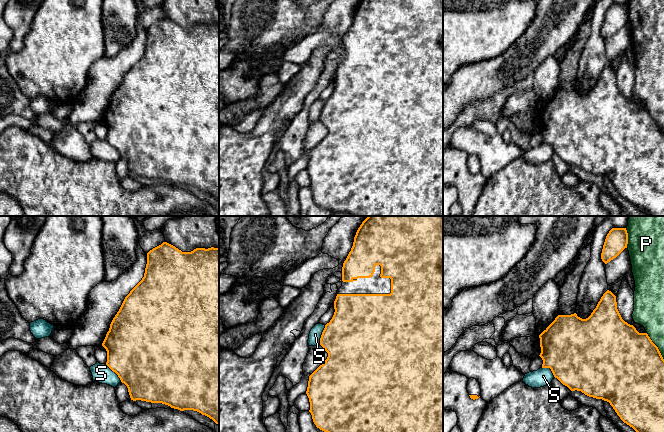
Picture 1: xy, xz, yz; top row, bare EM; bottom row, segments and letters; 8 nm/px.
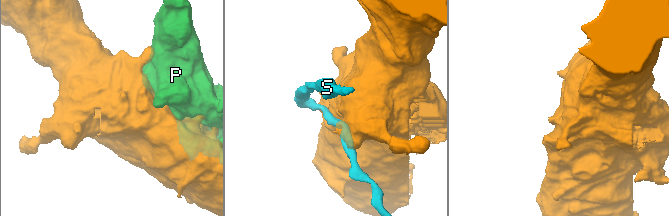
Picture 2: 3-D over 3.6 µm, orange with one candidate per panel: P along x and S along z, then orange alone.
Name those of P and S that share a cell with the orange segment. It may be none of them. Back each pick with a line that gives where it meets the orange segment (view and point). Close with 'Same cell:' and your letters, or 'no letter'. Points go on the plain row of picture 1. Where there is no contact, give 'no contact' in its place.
Same cell: no letter

